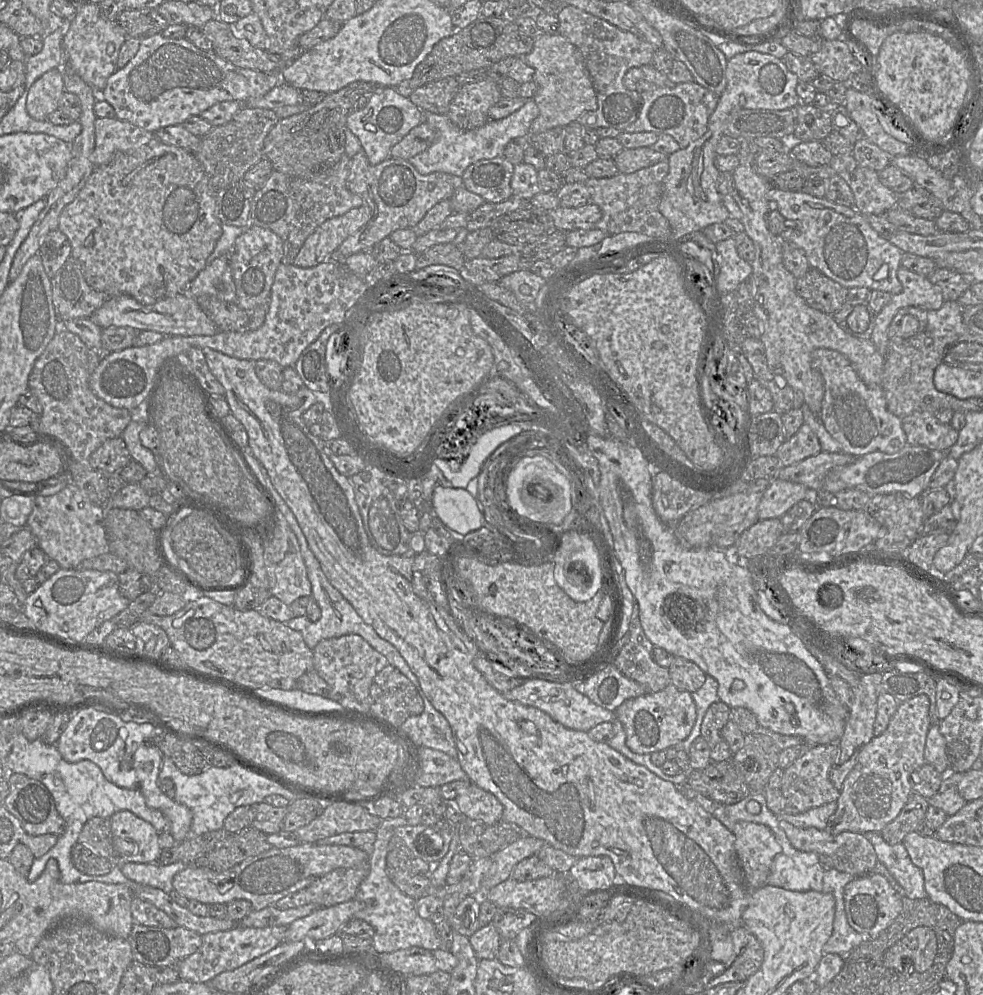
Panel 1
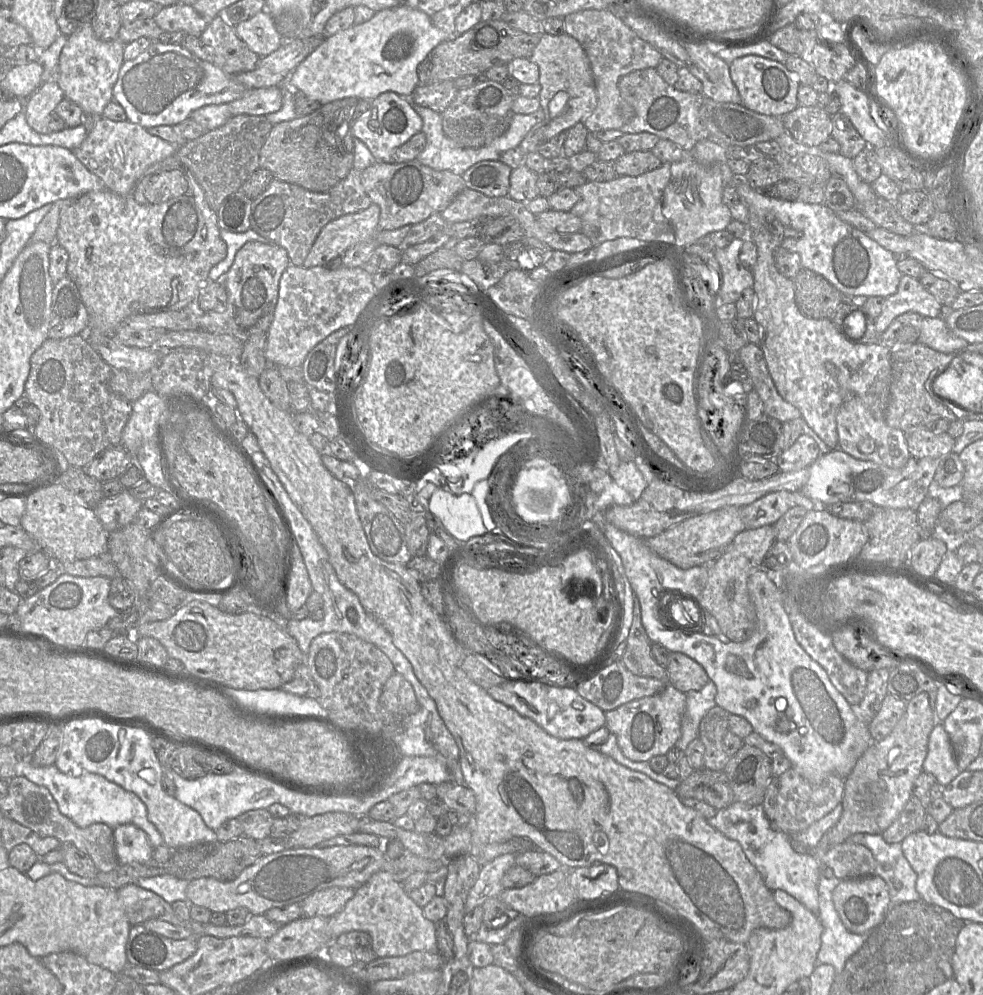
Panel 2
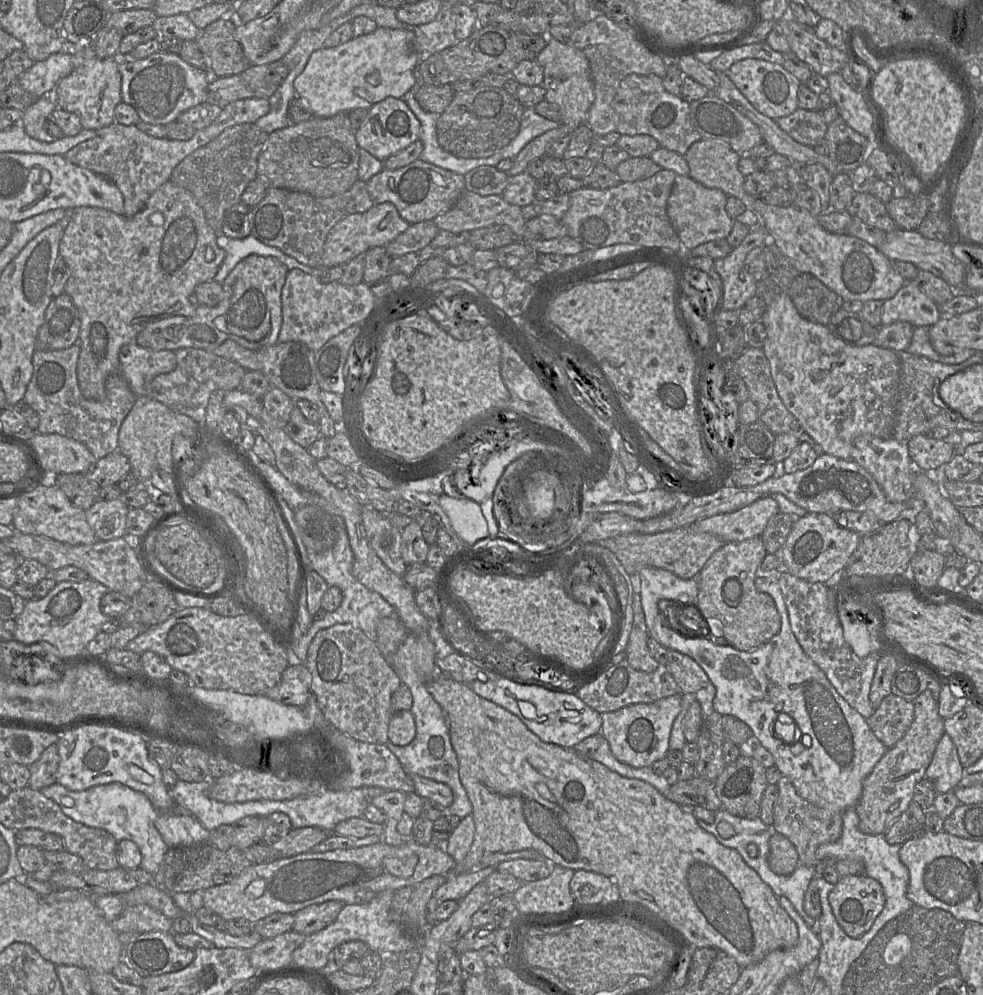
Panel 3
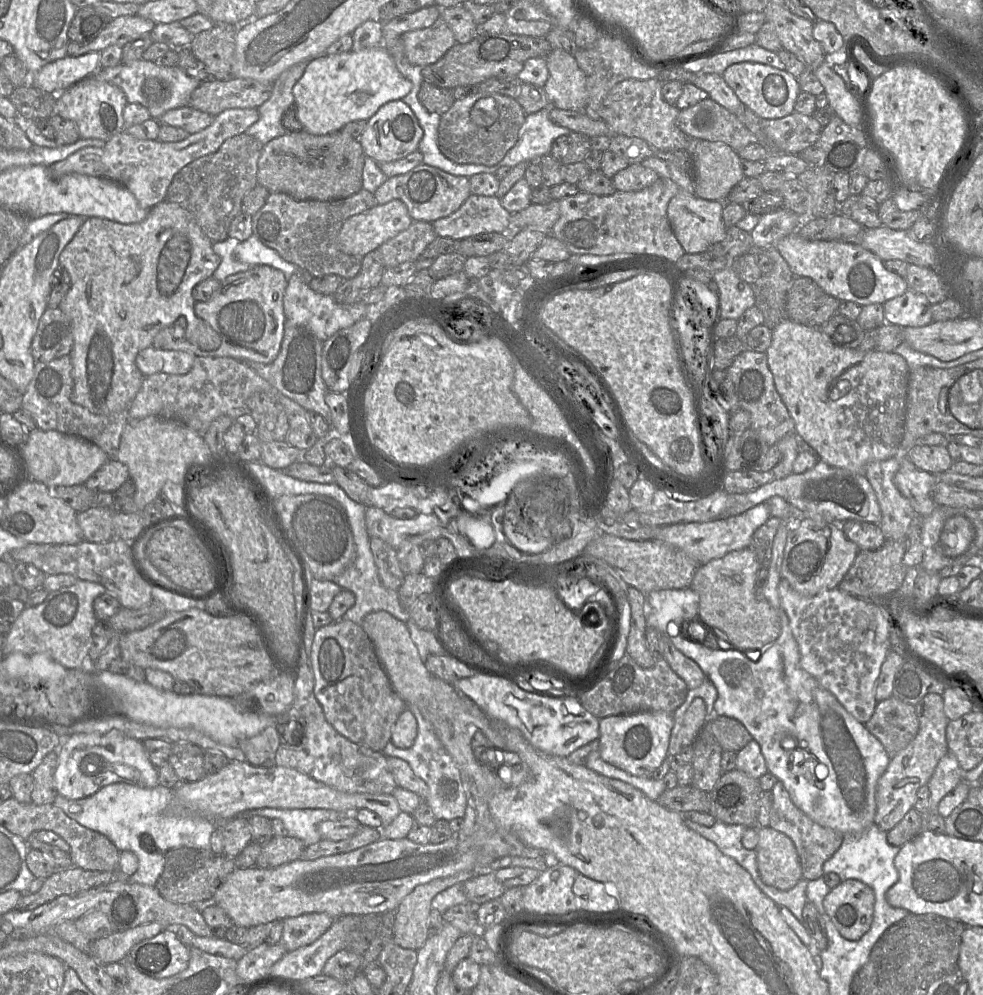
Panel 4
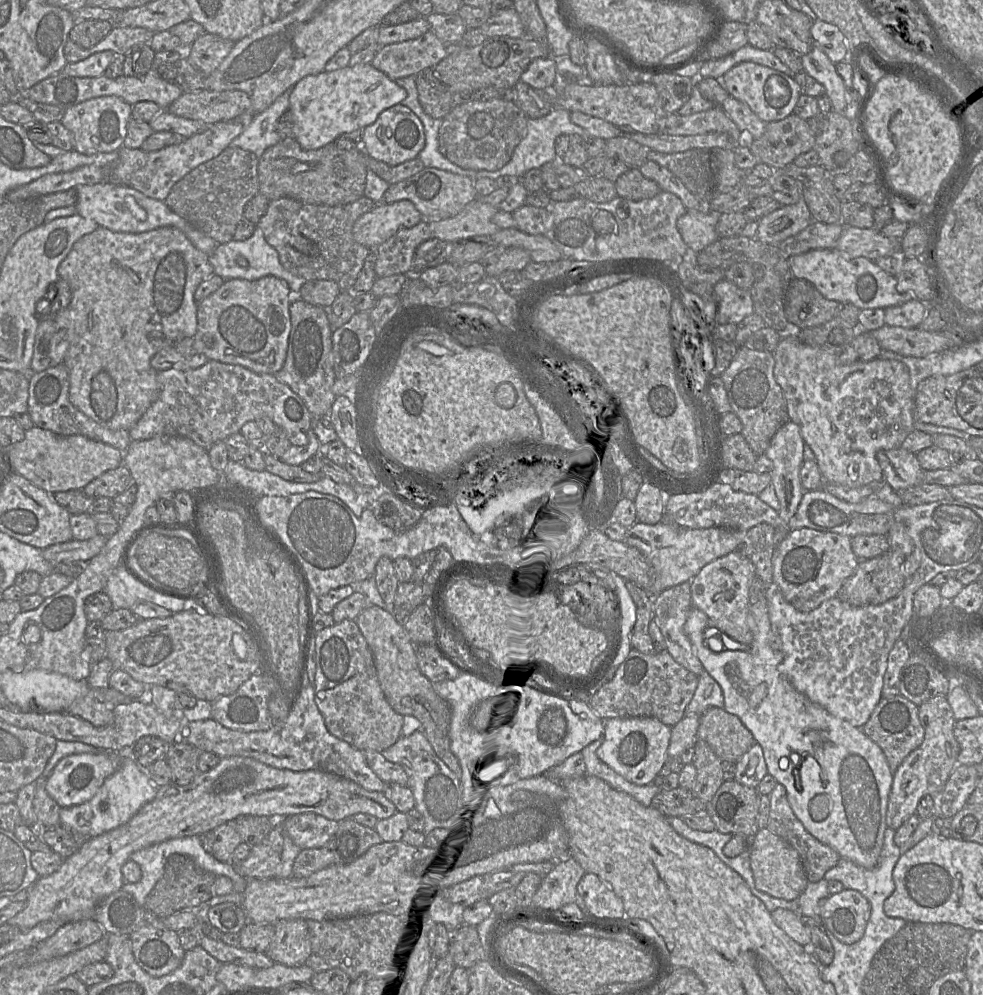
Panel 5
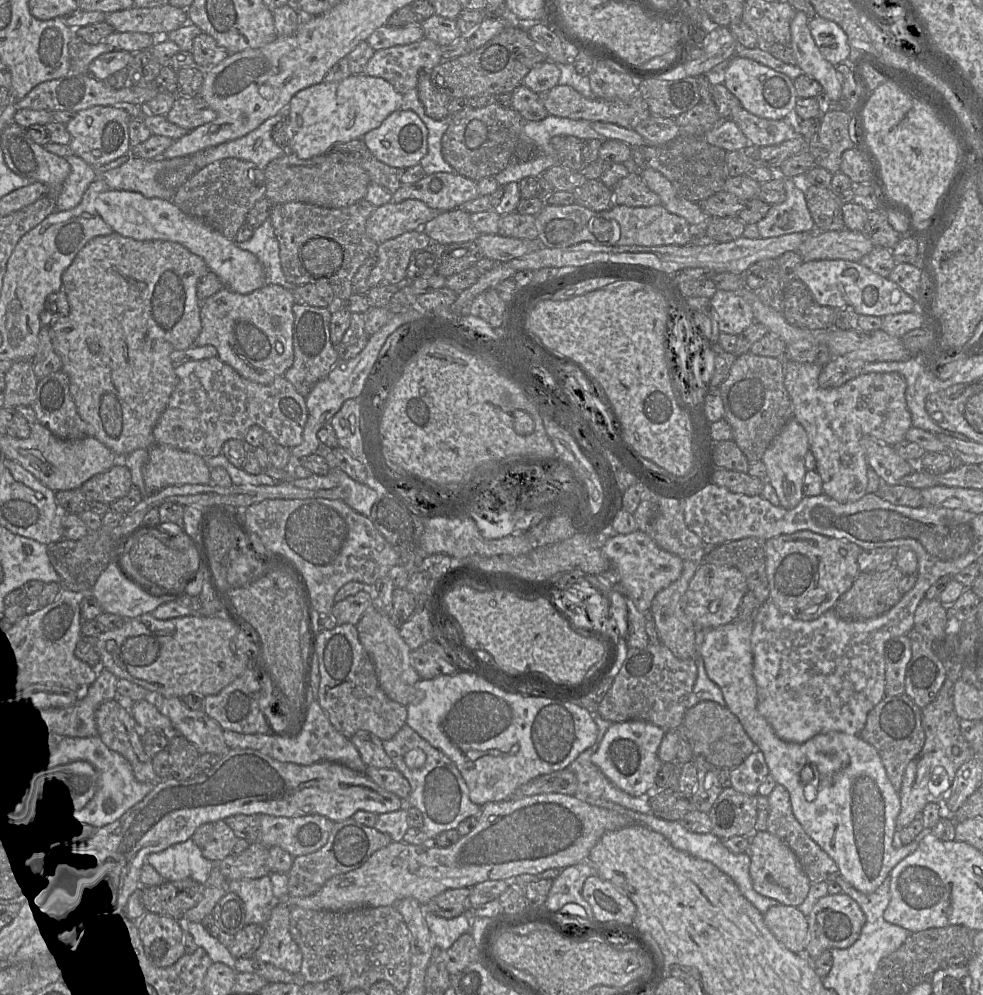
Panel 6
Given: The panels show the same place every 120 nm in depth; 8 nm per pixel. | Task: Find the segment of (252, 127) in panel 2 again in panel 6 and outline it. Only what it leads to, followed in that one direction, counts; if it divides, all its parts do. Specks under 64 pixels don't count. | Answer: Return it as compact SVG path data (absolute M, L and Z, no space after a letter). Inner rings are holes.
M225 158L210 163L194 173L176 189L172 203L183 213L233 240L239 228L246 223L250 209L258 200L265 197L265 191L264 172L254 163L237 158Z

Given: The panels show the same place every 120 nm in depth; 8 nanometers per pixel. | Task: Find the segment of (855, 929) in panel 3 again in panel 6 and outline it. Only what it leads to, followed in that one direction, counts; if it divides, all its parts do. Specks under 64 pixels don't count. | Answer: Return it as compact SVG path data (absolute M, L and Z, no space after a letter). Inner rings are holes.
M844 893L821 897L810 914L808 920L808 944L805 955L810 961L817 959L825 950L833 948L846 949L860 936L866 917L855 900Z

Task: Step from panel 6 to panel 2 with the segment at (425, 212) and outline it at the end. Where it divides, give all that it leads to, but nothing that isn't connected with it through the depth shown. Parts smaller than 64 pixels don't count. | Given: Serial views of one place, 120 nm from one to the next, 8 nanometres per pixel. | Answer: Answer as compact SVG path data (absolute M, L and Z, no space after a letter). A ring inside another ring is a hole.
M372 203L364 210L346 214L328 222L319 232L302 266L306 268L325 266L332 259L342 256L350 247L366 240L376 240L379 245L402 248L403 240L412 225L405 225L394 230L379 230L379 216L379 206Z

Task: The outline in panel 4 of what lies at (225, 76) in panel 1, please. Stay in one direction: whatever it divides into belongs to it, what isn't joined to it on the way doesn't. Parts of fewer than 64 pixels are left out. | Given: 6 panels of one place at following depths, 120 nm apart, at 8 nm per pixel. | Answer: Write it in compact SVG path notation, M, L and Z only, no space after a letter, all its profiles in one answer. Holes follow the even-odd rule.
M146 60L100 68L92 76L117 85L124 92L128 103L138 103L146 107L151 118L155 120L159 120L171 109L188 106L192 92L201 84L199 80L185 74L178 66L166 67Z

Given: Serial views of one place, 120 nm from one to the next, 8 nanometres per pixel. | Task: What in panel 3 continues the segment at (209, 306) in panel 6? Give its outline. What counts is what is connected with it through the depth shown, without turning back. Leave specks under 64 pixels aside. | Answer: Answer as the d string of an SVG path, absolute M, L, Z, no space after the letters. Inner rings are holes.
M251 254L222 282L223 299L216 306L197 305L192 317L174 316L149 323L137 335L135 343L151 351L197 348L211 353L227 339L250 350L274 345L278 343L282 324L281 292L288 271L273 256Z

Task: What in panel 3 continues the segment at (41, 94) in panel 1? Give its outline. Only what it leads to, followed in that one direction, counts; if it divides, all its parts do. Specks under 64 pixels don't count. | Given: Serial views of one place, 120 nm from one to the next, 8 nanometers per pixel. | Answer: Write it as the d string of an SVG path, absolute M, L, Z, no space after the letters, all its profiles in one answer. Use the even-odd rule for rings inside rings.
M53 94L41 96L22 114L21 125L25 132L33 139L50 143L56 139L44 130L45 120L57 108Z

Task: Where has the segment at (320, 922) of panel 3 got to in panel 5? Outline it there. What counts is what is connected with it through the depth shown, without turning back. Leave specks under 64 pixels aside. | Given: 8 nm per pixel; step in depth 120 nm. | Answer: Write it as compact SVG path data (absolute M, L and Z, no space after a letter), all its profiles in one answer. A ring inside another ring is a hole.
M283 919L275 923L275 934L265 951L275 963L294 967L305 964L311 942L305 919Z

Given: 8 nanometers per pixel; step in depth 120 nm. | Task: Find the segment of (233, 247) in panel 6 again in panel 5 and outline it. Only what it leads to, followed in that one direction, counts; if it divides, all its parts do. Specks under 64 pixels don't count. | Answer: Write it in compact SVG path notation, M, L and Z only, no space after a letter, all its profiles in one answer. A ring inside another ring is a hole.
M110 182L93 185L79 185L77 191L77 214L84 218L94 220L99 226L114 232L142 233L160 227L174 227L182 231L190 242L207 255L213 254L220 245L211 237L198 231L183 218L175 214L164 201L145 196L138 190Z

